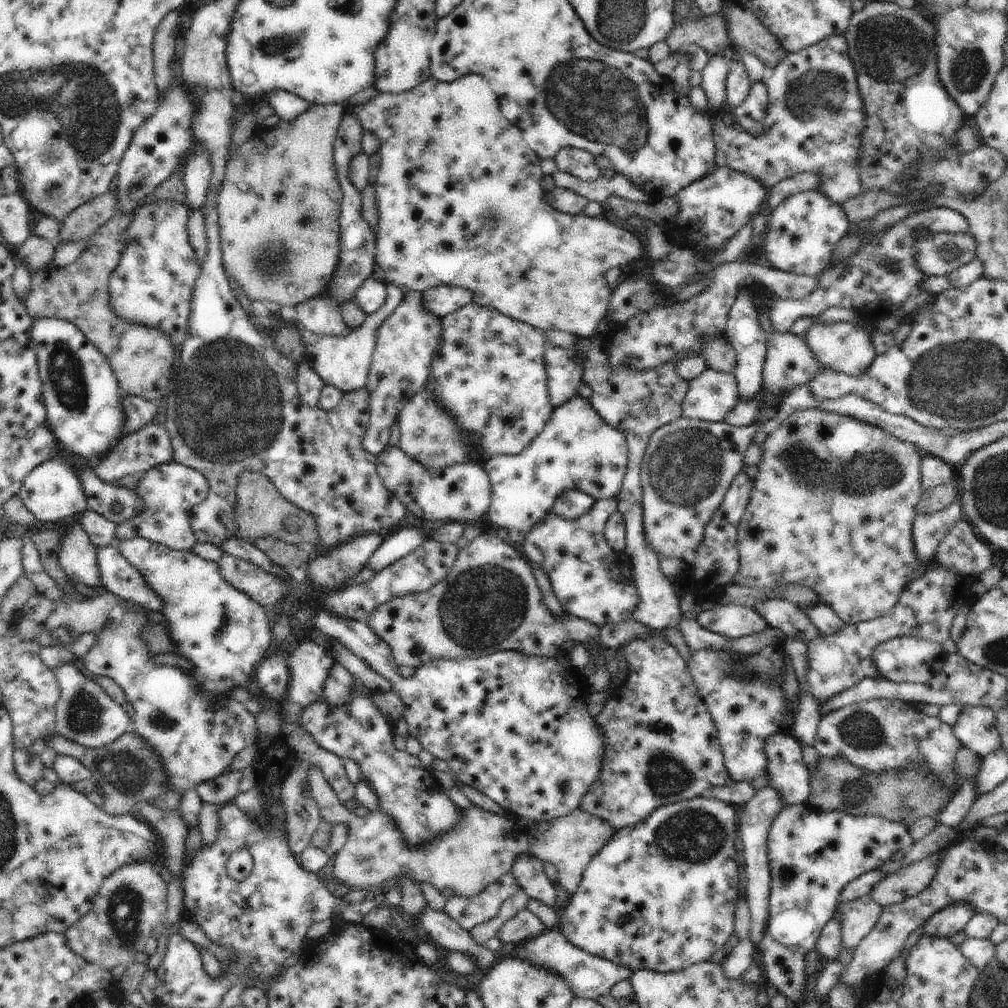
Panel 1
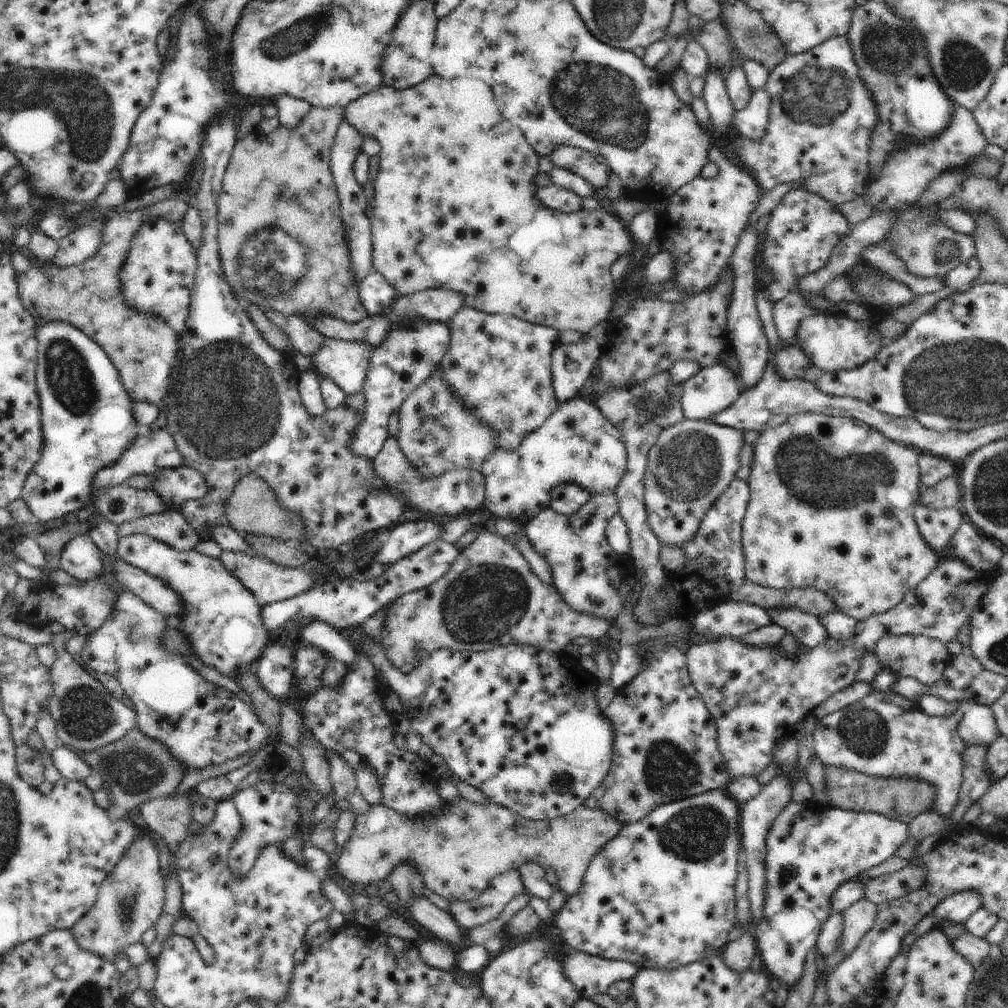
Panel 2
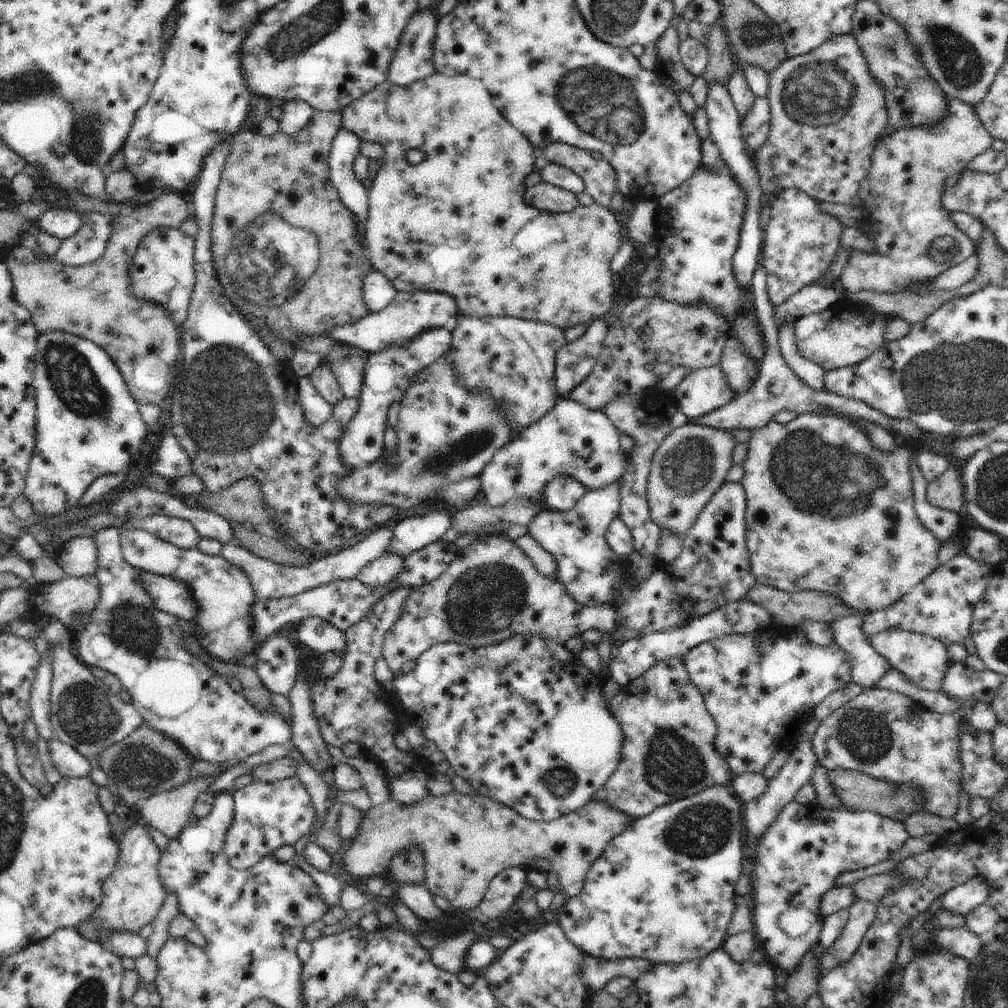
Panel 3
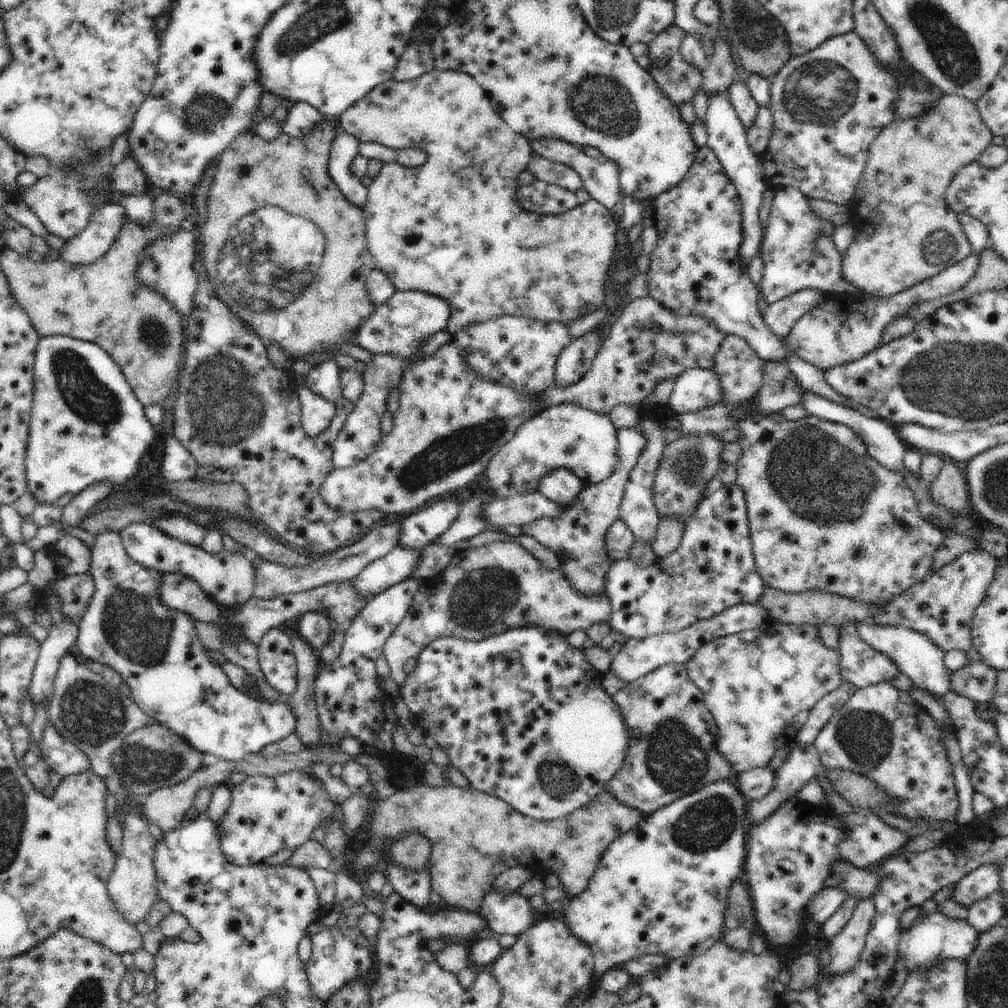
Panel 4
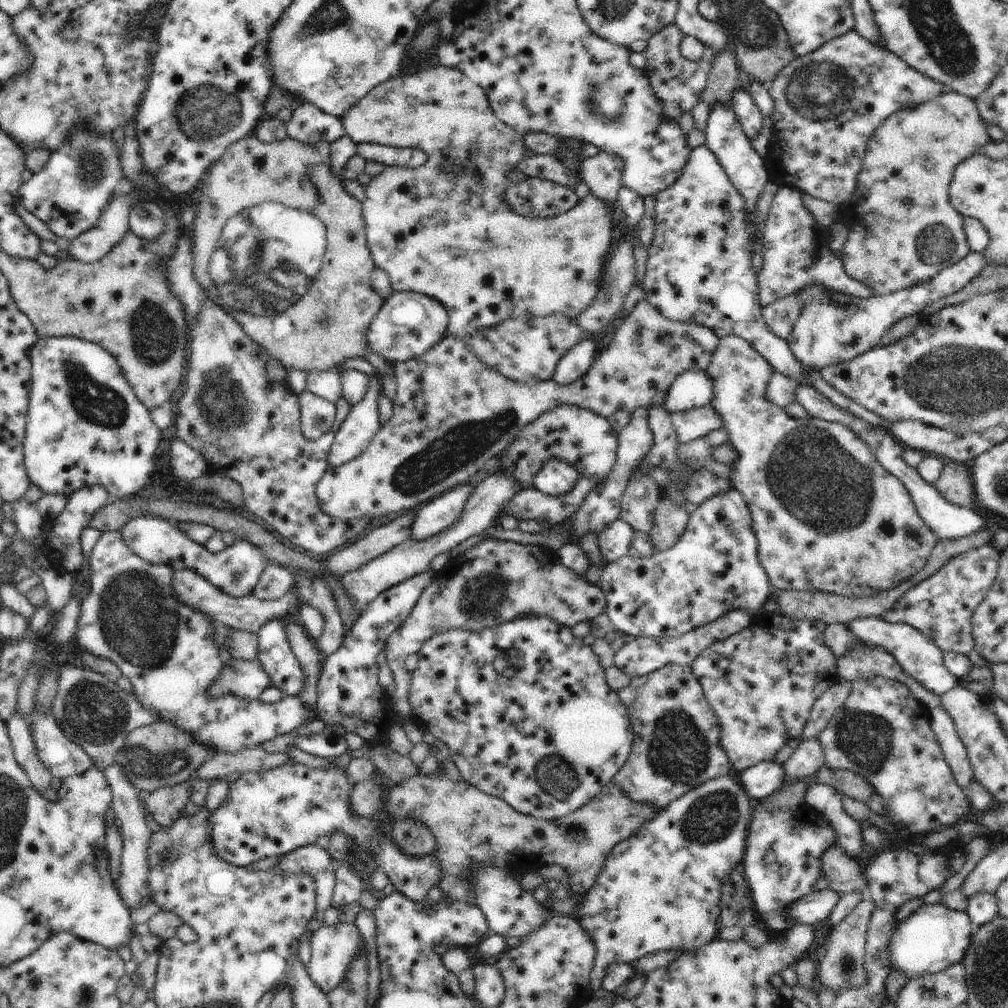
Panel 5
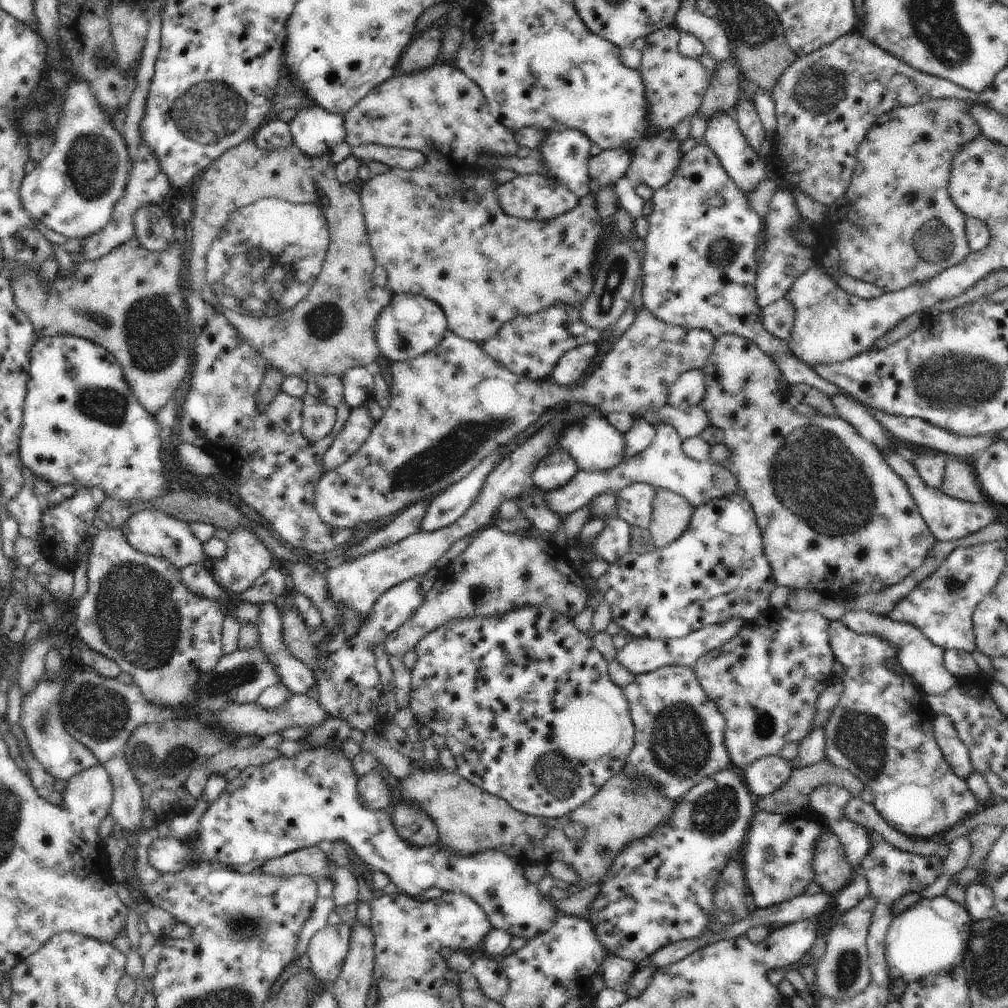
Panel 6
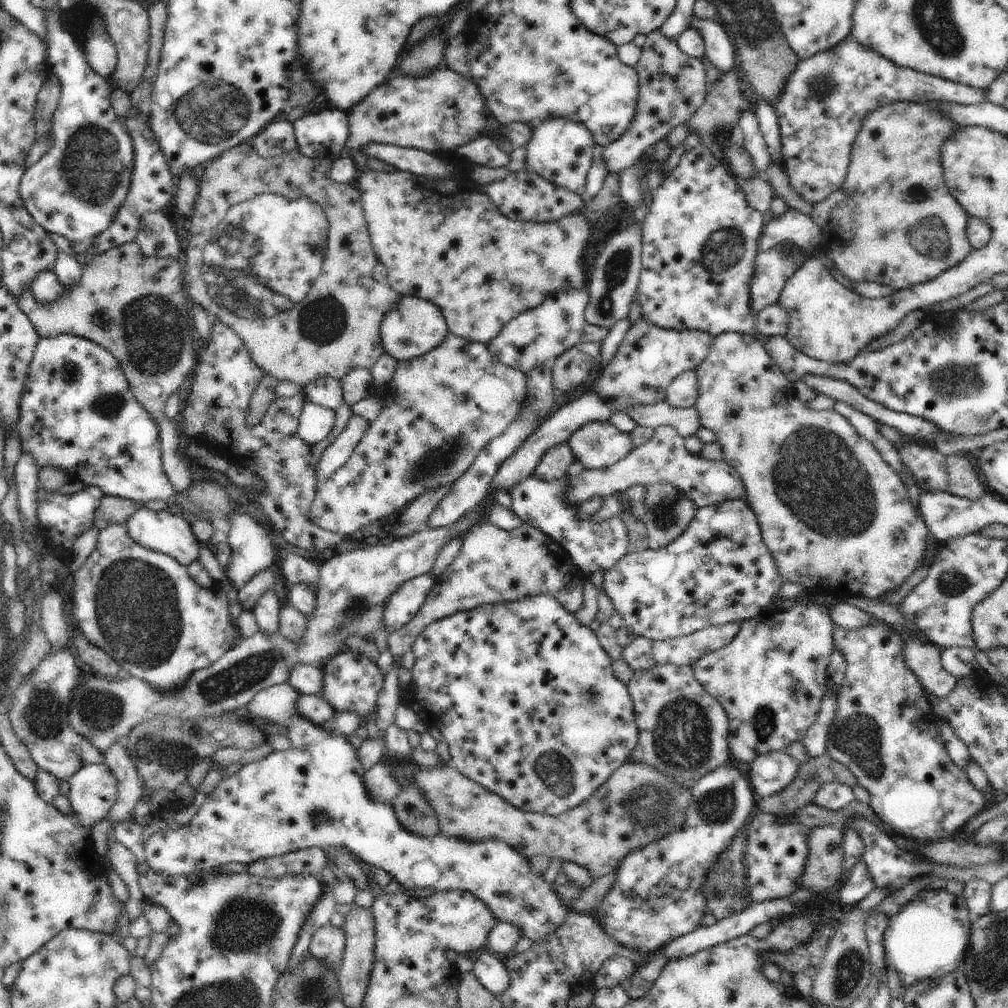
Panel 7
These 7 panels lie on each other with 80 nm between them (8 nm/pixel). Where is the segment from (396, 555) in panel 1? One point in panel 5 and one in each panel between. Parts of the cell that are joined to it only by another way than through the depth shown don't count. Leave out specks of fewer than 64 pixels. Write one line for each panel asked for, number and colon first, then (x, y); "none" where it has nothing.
2: (405, 538)
3: (411, 534)
4: (419, 529)
5: (436, 515)

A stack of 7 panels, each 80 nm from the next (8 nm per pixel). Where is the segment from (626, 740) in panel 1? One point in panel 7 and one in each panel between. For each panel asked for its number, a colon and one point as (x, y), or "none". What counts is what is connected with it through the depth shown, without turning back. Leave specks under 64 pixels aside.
2: (666, 749)
3: (668, 753)
4: (671, 752)
5: (676, 747)
6: (679, 733)
7: (683, 730)

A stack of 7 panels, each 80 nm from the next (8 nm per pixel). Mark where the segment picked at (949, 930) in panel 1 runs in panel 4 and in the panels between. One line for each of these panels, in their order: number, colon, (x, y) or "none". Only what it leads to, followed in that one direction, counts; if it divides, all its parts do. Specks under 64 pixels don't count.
2: (956, 909)
3: (963, 899)
4: (984, 881)

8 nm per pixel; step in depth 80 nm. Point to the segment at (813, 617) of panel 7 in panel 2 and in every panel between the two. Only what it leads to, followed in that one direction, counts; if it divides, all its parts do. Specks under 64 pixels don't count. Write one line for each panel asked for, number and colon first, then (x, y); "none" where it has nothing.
2: (752, 694)
3: (755, 687)
4: (759, 685)
5: (762, 682)
6: (765, 681)

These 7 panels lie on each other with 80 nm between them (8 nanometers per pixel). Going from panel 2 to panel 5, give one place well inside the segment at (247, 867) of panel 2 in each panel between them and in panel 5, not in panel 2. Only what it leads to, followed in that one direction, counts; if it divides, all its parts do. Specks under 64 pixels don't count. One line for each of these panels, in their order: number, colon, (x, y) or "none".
3: (267, 815)
4: (266, 815)
5: (267, 814)

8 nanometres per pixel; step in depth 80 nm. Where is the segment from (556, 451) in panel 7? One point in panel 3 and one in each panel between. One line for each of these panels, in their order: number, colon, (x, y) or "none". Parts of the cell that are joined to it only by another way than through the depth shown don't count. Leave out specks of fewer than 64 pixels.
3: (561, 494)
4: (562, 486)
5: (556, 477)
6: (555, 470)

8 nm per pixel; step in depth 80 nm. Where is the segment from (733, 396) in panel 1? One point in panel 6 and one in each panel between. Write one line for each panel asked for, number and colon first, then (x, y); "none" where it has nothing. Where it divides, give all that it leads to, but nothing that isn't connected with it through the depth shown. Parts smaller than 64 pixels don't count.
2: (712, 389)
3: (704, 390)
4: (697, 389)
5: (693, 389)
6: (689, 389)

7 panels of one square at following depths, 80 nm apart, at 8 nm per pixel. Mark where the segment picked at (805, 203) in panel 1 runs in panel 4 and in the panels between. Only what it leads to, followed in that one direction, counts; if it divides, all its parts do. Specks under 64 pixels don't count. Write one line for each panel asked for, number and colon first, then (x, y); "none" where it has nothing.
2: (802, 230)
3: (801, 240)
4: (797, 252)

